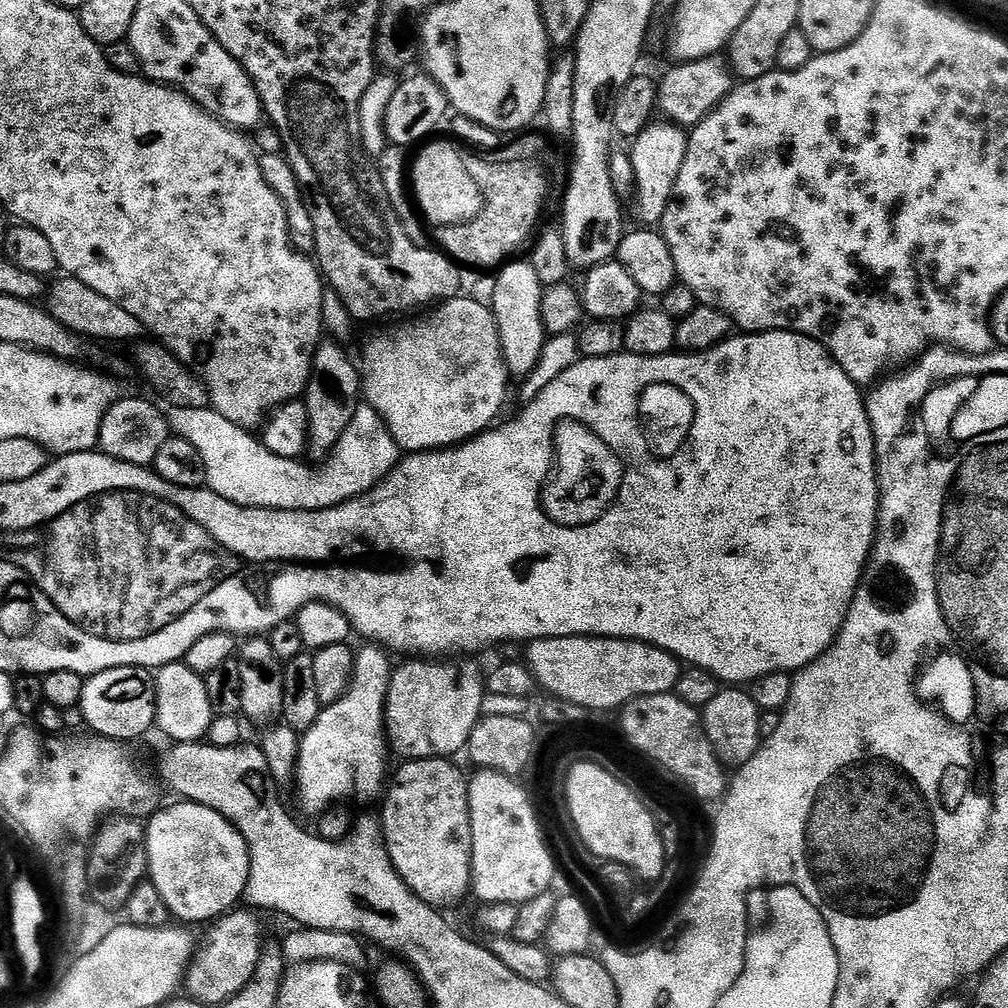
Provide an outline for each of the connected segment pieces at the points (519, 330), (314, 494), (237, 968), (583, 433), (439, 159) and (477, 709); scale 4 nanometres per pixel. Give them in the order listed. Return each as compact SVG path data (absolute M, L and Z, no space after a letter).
M509 262L499 269L500 277L492 288L490 307L496 316L500 335L500 345L504 351L504 365L513 377L528 377L538 366L538 358L544 349L546 333L542 322L542 298L545 289L531 263L516 264Z
M367 402L361 403L360 409L354 414L350 426L346 426L346 434L338 442L338 446L323 462L313 466L300 460L278 458L278 454L270 454L259 439L256 440L251 431L239 428L234 422L222 418L216 409L207 408L172 408L167 413L168 427L175 435L181 436L198 454L202 454L202 462L206 466L207 487L217 492L230 502L243 508L269 508L270 510L298 510L299 512L317 512L327 508L336 508L347 500L366 494L371 488L381 484L390 475L393 468L402 459L402 449L390 434L386 422L370 407Z
M233 910L217 919L211 925L204 945L199 945L188 966L186 992L191 999L203 1006L216 1004L223 1006L230 998L234 998L254 978L262 949L260 940L260 924L251 916L253 913Z
M562 420L556 425L555 444L556 473L543 489L542 507L551 520L565 528L582 528L594 523L612 507L624 480L625 465L602 438L576 420Z
M435 140L425 143L410 164L410 188L415 203L423 219L429 225L436 224L437 229L451 228L453 224L471 224L484 210L484 194L463 154L452 144Z
M412 658L393 671L388 687L388 705L384 707L384 727L387 747L391 751L393 748L401 756L401 761L452 758L455 752L463 753L467 749L470 734L482 719L486 680L482 672L480 676L478 665L464 663L468 662L457 663L460 665L455 668L452 662L425 662Z

